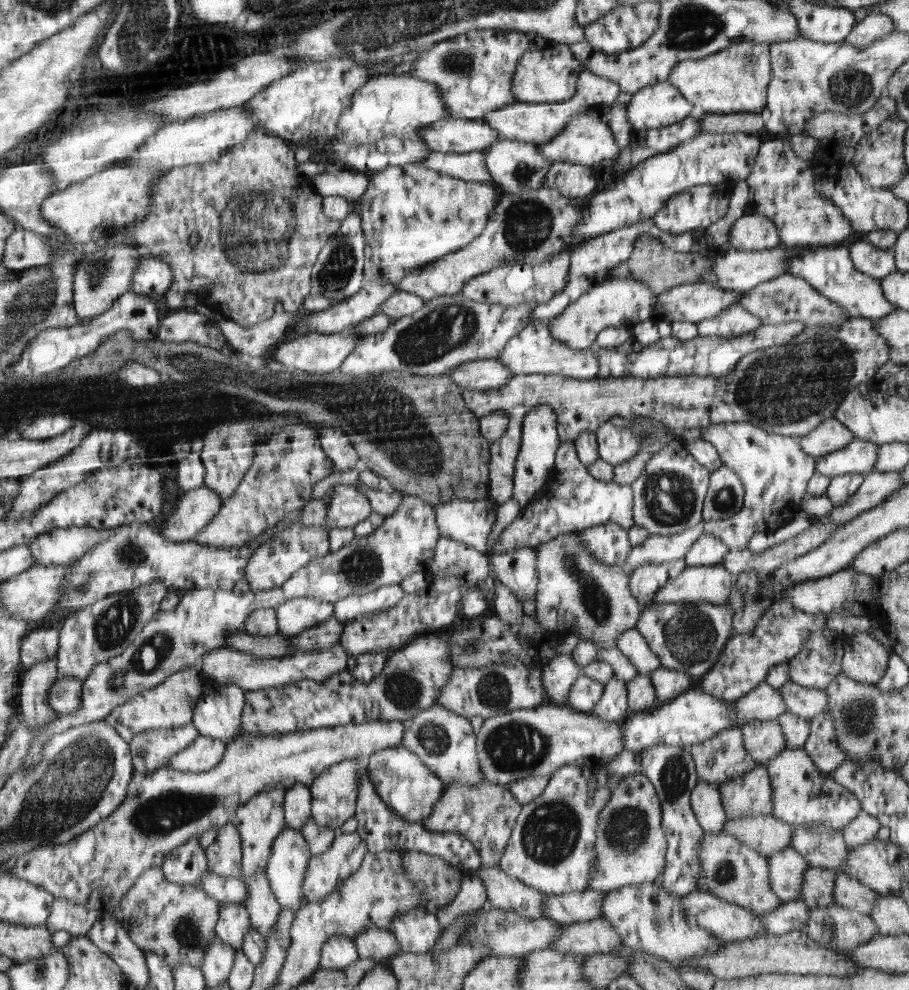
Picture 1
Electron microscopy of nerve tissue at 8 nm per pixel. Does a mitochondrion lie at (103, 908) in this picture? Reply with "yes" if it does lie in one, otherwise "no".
no

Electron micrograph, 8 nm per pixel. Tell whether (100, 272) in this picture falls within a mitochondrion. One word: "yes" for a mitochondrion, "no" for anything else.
yes

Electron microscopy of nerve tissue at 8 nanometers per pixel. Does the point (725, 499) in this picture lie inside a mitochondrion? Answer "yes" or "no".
yes

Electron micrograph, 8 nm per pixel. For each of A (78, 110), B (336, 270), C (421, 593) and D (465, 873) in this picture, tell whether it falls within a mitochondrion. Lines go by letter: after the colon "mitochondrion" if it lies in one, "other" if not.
A: other
B: mitochondrion
C: other
D: other

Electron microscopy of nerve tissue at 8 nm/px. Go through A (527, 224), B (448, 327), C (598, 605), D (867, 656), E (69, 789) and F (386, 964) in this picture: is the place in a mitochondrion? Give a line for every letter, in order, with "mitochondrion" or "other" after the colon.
A: mitochondrion
B: mitochondrion
C: mitochondrion
D: other
E: mitochondrion
F: other

